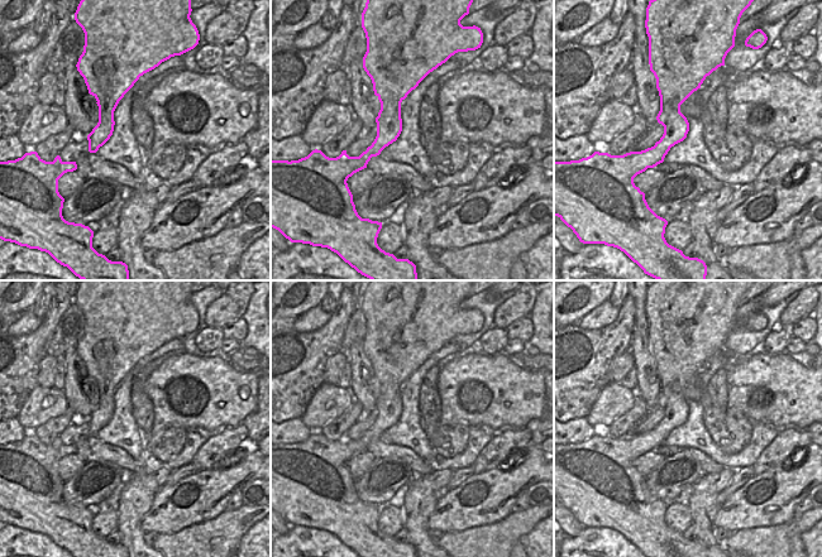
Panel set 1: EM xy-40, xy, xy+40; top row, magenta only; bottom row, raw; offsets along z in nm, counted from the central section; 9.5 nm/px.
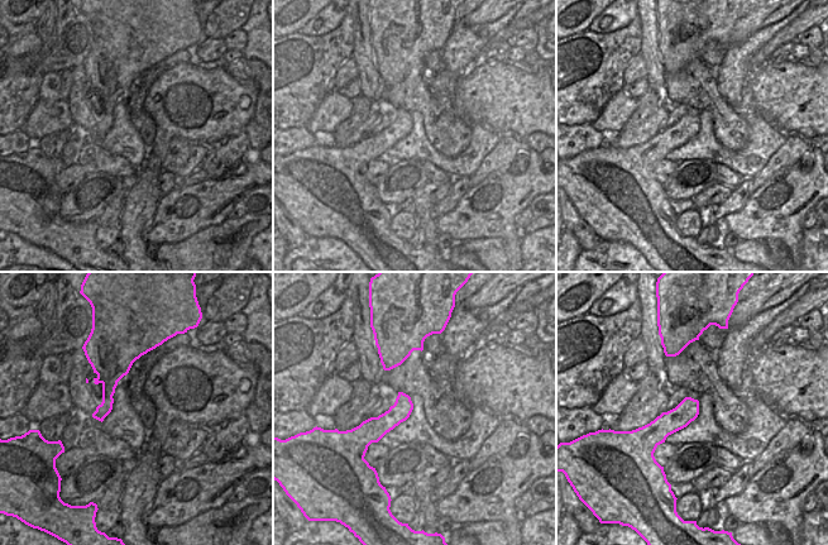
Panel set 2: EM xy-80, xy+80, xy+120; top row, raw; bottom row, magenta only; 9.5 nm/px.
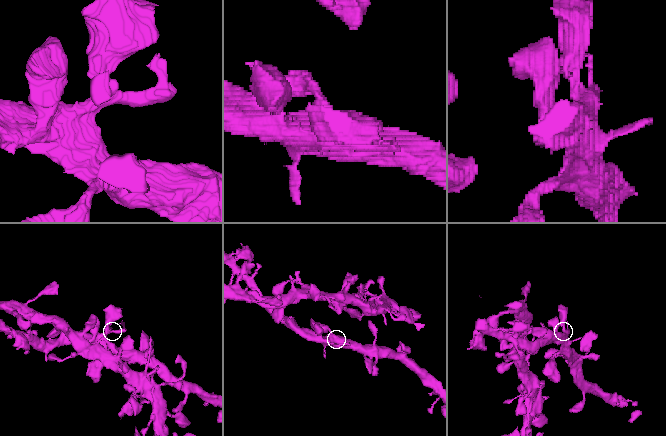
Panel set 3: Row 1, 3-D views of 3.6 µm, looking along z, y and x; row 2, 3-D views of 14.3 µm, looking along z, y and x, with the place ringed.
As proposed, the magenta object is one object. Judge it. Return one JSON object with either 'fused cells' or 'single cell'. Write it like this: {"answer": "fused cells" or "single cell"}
{"answer": "single cell"}

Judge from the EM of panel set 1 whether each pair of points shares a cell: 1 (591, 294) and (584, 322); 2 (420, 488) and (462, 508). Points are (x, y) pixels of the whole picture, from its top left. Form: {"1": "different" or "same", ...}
{"1": "different", "2": "different"}

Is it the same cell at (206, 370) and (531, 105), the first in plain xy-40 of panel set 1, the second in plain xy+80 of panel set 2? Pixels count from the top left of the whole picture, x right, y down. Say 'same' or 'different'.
same

